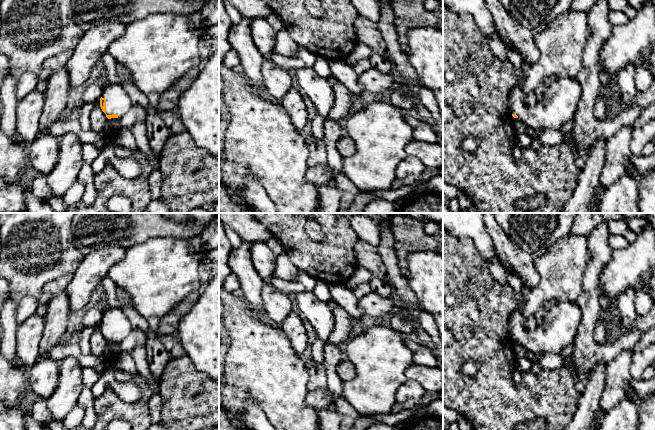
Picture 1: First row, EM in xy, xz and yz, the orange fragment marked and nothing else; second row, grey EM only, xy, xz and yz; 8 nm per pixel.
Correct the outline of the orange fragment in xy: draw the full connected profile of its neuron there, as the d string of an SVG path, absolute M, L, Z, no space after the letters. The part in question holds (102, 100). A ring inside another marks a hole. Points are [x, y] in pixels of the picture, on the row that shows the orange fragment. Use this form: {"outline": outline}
{"outline": "M110 84L103 87L100 107L108 119L121 119L133 104L121 84Z"}

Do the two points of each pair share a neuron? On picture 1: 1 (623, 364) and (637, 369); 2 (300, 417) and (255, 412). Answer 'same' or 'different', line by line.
1: different
2: different

